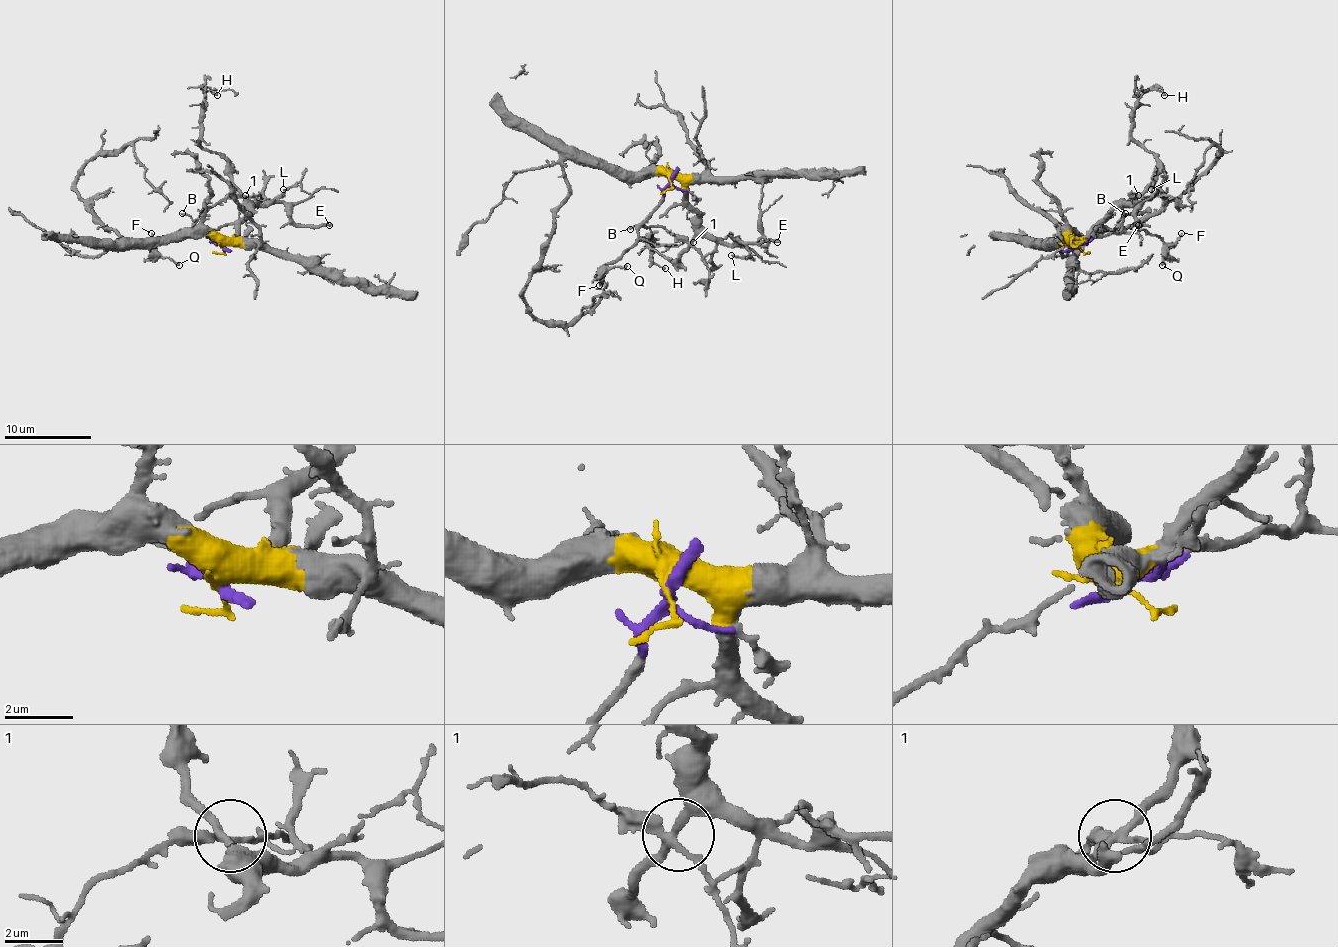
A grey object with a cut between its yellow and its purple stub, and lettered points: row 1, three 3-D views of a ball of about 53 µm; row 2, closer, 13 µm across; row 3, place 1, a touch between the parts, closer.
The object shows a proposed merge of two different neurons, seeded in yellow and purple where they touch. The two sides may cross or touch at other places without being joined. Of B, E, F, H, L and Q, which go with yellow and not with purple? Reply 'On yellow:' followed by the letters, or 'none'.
On yellow: E, H, L

